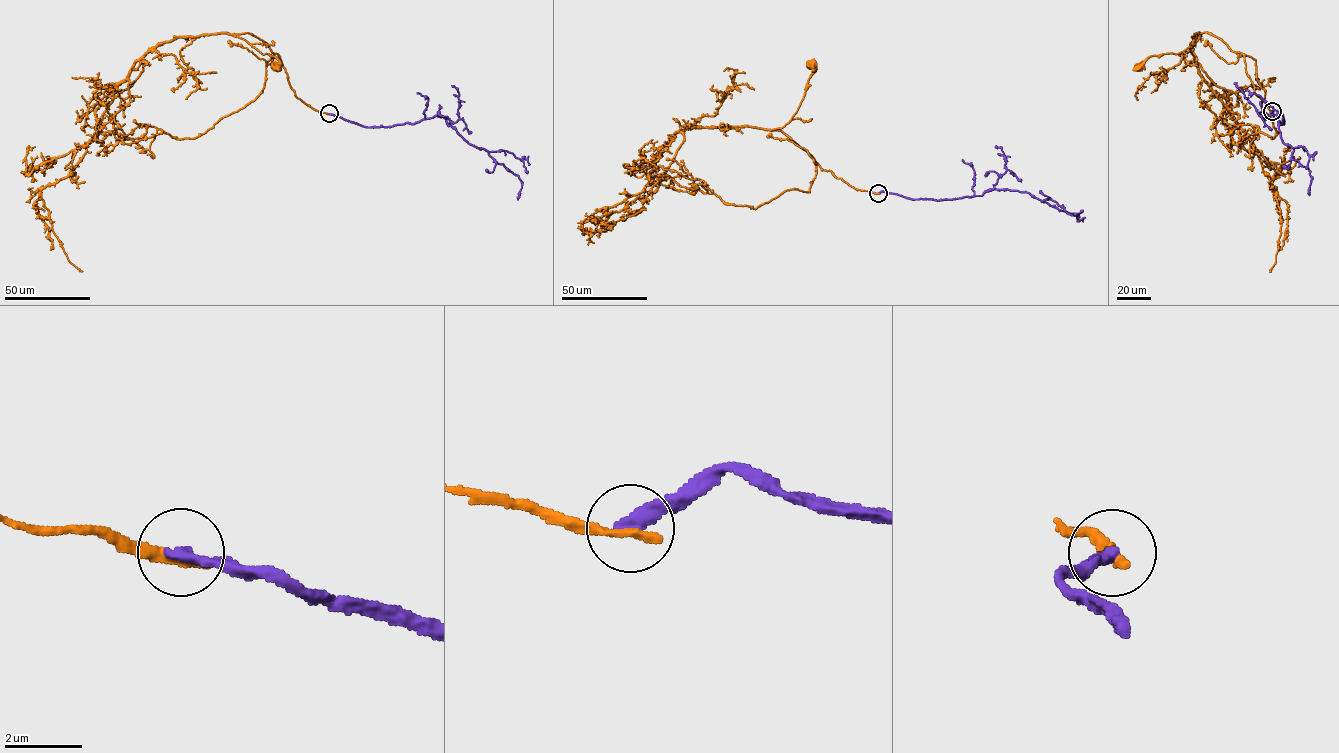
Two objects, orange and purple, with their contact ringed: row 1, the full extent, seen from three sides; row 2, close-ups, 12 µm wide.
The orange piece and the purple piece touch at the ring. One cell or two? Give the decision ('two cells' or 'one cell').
two cells

